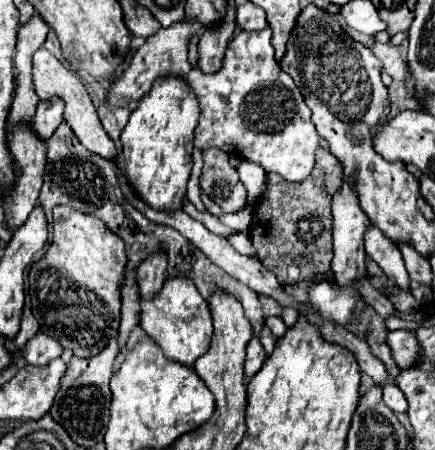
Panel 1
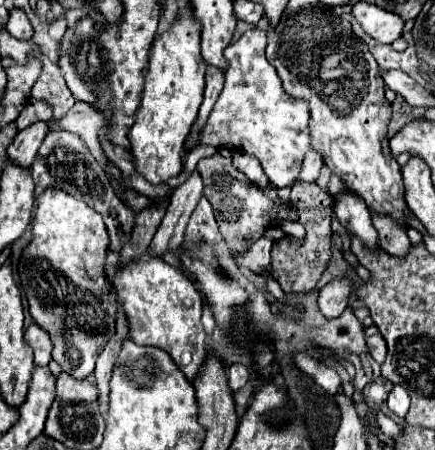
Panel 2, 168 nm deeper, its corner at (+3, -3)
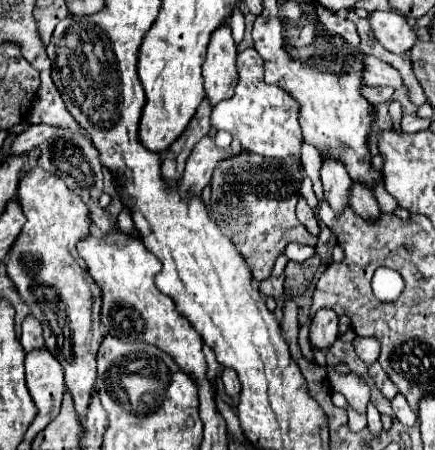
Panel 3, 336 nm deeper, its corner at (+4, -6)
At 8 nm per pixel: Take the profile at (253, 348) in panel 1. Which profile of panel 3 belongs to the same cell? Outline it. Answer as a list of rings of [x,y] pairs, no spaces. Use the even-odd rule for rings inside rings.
[[[224,368],[222,370],[222,382],[224,382],[224,388],[226,388],[226,394],[236,398],[240,394],[240,382],[238,382],[238,376],[234,370],[230,368]]]

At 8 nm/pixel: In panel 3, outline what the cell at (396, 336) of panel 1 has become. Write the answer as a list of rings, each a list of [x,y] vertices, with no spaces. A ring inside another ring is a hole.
[[[356,338],[354,342],[354,348],[356,348],[356,354],[366,362],[366,366],[372,366],[376,360],[378,360],[378,354],[380,354],[380,342],[376,338]]]

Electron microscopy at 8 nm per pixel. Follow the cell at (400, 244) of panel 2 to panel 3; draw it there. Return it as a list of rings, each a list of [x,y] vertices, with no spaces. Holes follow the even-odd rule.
[[[352,184],[352,210],[360,214],[360,218],[368,218],[368,222],[376,222],[376,218],[382,216],[374,194],[362,184]]]

